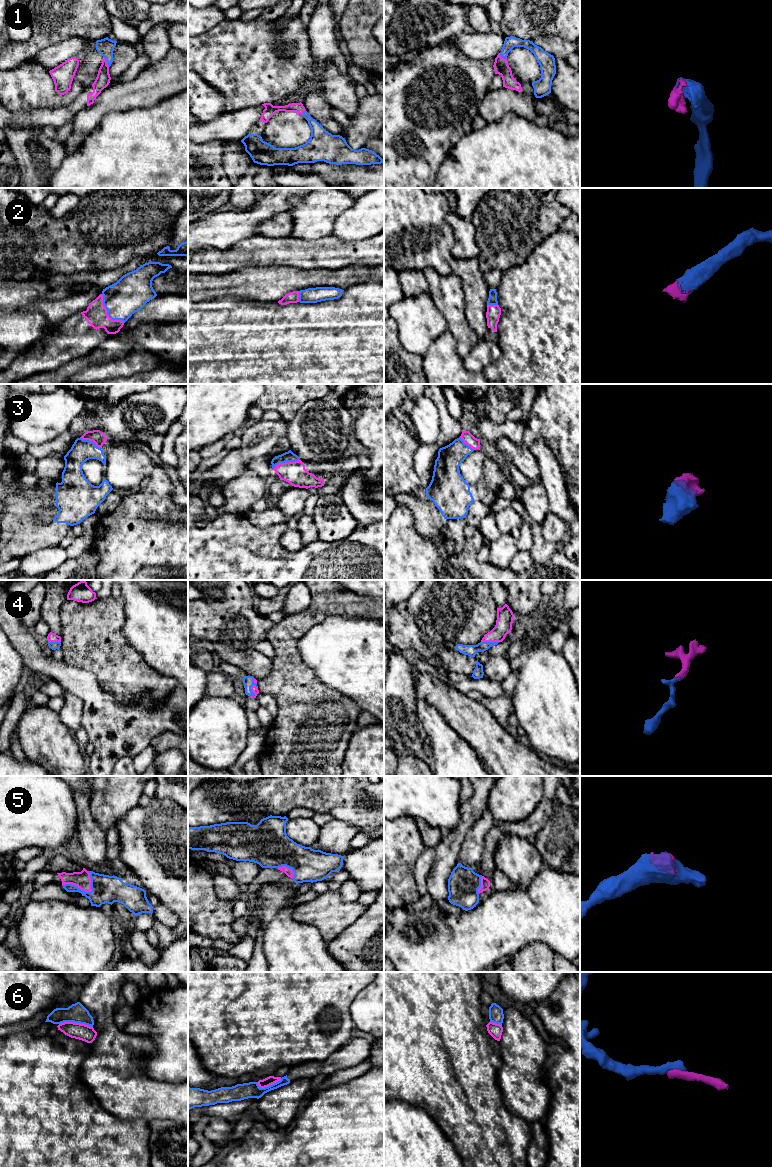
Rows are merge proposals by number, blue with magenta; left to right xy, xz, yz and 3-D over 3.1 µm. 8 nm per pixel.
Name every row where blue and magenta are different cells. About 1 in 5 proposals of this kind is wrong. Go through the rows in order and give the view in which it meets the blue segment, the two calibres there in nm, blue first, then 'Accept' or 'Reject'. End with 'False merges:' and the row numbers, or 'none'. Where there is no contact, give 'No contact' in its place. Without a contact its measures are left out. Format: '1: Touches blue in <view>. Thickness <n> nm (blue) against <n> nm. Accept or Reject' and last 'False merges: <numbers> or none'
1: Touches blue in xy. Thickness 140 nm (blue) against 120 nm. Accept
2: Touches blue in xy. Thickness 300 nm (blue) against 180 nm. Accept
3: Touches blue in xz. Thickness 90 nm (blue) against 180 nm. Accept
4: Touches blue in xz. Thickness 90 nm (blue) against 50 nm. Accept
5: Touches blue in xy. Thickness 220 nm (blue) against 140 nm. Accept
6: Touches blue in xy. Thickness 160 nm (blue) against 130 nm. Reject
False merges: 6

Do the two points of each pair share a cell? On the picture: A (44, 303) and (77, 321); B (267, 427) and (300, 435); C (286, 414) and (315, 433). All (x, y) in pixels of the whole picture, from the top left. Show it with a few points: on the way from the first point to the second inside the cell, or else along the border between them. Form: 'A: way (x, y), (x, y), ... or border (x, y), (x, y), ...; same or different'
A: border (80, 312), (70, 315), (56, 325); different
B: border (288, 421), (288, 429), (284, 436); different
C: border (308, 401), (288, 421); different

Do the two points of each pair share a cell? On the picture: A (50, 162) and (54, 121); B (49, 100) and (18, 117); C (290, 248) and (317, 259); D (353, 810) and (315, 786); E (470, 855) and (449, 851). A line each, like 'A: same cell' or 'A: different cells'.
A: different cells
B: different cells
C: same cell
D: same cell
E: different cells

